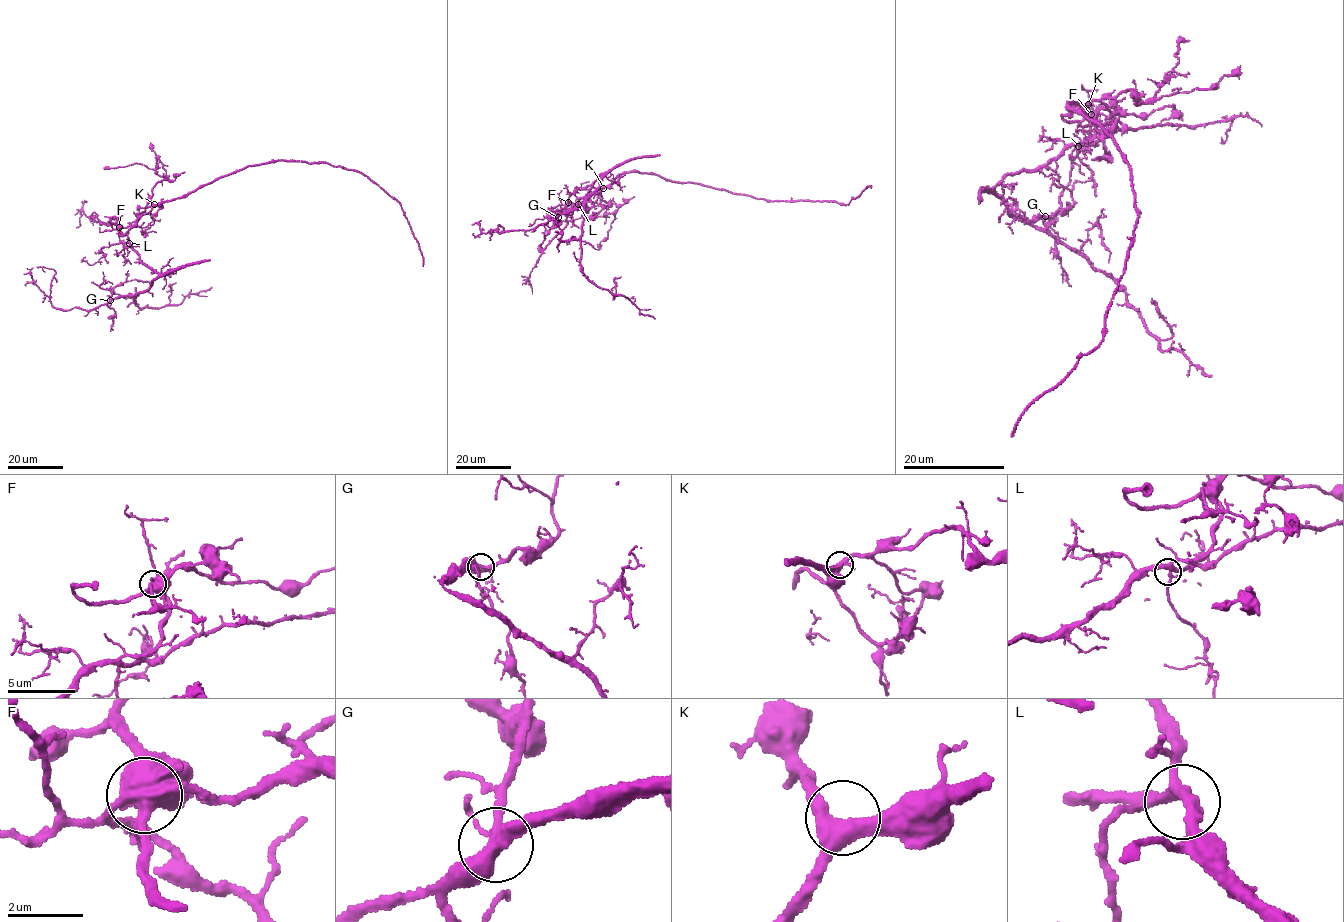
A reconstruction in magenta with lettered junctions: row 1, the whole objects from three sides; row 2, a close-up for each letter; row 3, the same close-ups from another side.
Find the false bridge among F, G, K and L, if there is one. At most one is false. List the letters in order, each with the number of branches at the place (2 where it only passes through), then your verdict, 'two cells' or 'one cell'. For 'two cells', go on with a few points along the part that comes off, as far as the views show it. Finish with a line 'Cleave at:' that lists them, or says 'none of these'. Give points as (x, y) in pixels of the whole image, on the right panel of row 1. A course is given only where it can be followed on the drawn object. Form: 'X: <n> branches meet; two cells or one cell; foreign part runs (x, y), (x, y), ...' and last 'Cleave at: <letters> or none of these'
F: 6 branches meet; one cell
G: 4 branches meet; one cell
K: 3 branches meet; one cell
L: 4 branches meet; one cell
Cleave at: none of these

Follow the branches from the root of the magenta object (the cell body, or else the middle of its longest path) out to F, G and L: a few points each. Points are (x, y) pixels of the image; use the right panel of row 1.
F: (1085, 108), (1083, 111), (1073, 106), (1071, 114), (1063, 118), (1082, 121), (1091, 114)
G: (1085, 108), (1063, 118), (1094, 116), (1091, 140), (1006, 176), (994, 190), (1007, 213), (1045, 216)
L: (1085, 108), (1073, 106), (1071, 114), (1063, 116), (1073, 122), (1092, 115), (1097, 121), (1091, 140), (1078, 146)

